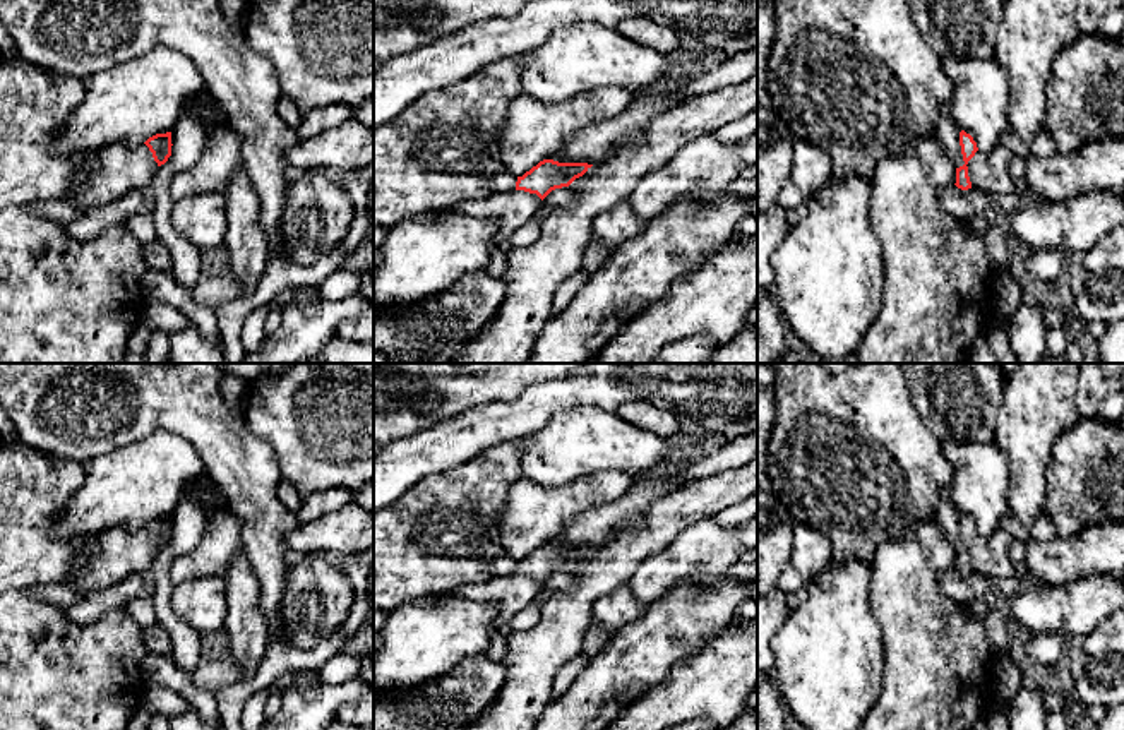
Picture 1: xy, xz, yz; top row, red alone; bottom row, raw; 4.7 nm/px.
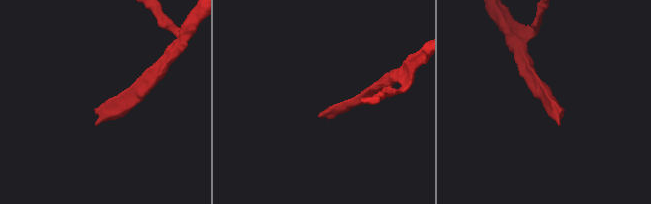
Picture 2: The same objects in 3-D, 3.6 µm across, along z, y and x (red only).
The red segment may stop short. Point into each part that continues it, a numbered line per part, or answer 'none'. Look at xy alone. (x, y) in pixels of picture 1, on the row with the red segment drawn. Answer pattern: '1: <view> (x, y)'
1: xy (115, 172)

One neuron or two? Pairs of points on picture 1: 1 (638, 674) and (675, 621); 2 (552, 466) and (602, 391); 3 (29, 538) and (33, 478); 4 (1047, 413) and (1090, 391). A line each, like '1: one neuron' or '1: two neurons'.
1: one neuron
2: two neurons
3: one neuron
4: two neurons

